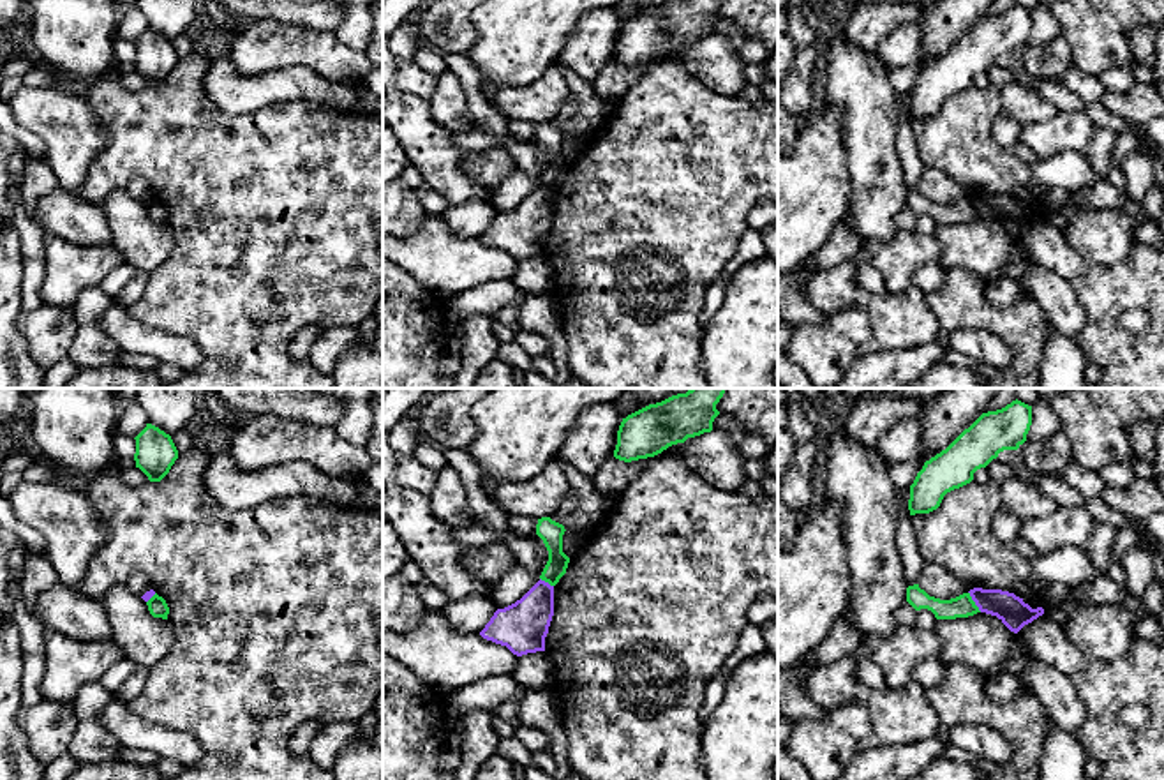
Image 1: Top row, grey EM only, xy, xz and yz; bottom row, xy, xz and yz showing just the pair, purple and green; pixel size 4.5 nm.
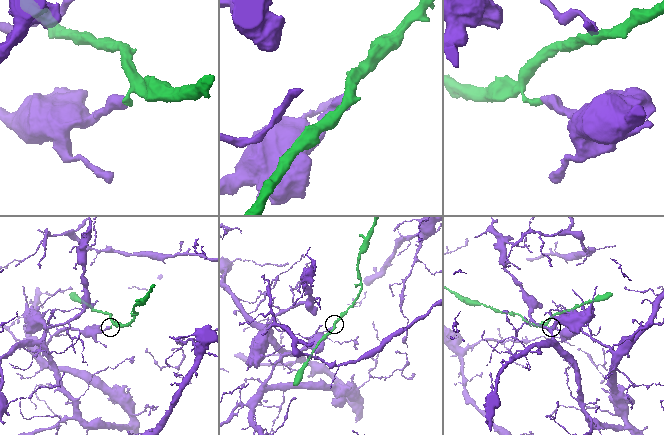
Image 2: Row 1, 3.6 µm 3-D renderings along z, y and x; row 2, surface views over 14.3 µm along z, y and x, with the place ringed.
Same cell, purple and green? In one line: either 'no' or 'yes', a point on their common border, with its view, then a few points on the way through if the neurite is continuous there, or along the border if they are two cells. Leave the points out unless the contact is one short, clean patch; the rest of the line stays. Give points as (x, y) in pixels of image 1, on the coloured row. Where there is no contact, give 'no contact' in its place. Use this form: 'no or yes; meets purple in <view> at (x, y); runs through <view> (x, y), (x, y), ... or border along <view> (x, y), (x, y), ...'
no; meets purple in yz at (974, 600); border along yz (969, 592), (981, 611)

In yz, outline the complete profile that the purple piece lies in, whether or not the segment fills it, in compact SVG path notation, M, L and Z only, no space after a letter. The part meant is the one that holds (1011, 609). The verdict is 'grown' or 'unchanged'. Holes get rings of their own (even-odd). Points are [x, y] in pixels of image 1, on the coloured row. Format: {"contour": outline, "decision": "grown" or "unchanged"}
{"contour": "M974 588L968 593L981 612L996 616L1014 634L1044 614L1042 607L1032 609L1009 591Z", "decision": "unchanged"}

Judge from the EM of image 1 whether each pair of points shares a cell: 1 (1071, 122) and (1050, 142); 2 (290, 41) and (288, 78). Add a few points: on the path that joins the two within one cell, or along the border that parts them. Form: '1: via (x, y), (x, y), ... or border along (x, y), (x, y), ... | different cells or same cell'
1: via (1066, 127), (1055, 136) | same cell
2: border along (247, 73), (307, 66), (327, 80) | different cells

